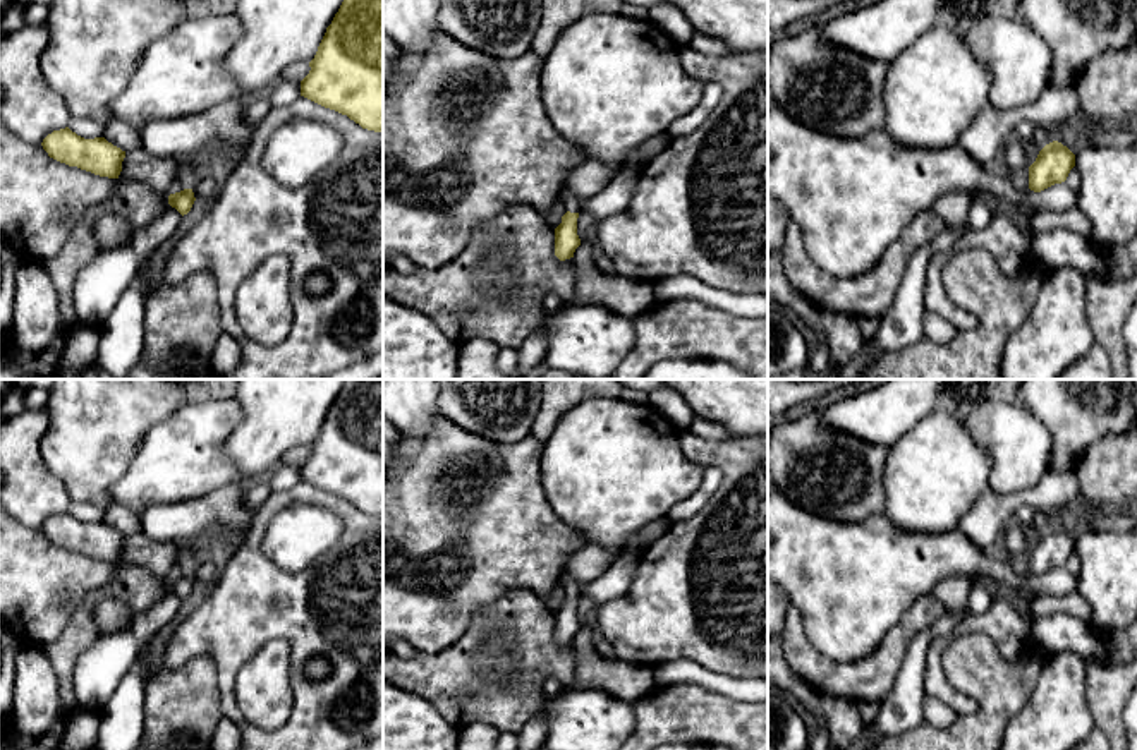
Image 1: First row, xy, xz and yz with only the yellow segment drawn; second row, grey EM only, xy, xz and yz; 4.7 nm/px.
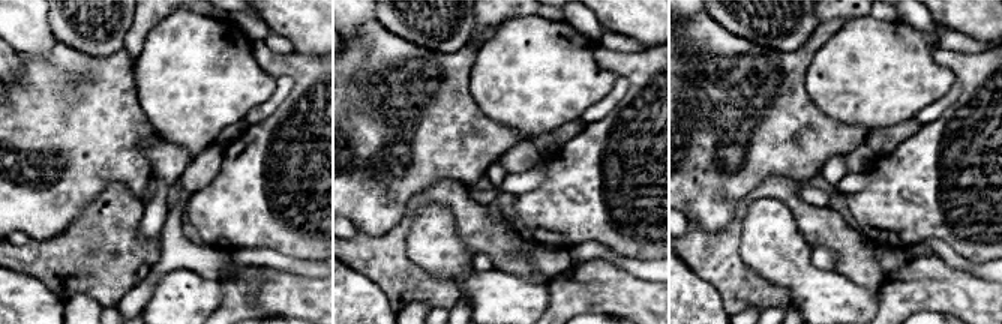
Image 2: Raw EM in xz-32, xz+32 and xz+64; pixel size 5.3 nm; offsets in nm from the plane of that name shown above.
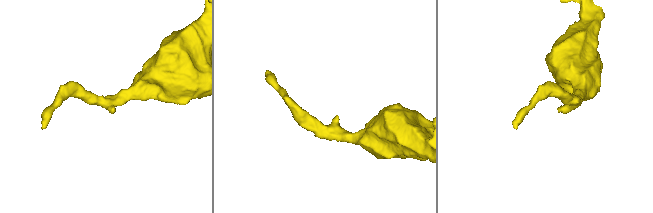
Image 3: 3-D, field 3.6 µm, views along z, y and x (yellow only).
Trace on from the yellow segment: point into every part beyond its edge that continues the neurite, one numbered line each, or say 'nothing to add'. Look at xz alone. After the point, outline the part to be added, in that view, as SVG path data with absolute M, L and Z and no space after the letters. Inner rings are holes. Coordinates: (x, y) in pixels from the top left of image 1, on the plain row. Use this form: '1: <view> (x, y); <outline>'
1: xz (569, 584); M563 573L560 578L560 584L567 590L567 596L579 597L581 587L577 585L577 582L570 575Z

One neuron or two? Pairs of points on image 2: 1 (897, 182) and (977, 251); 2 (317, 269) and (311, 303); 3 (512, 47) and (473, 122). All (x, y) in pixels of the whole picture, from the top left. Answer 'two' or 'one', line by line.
1: one
2: two
3: two

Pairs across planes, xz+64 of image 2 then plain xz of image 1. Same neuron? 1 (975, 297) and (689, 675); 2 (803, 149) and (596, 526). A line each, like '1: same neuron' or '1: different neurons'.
1: different neurons
2: different neurons

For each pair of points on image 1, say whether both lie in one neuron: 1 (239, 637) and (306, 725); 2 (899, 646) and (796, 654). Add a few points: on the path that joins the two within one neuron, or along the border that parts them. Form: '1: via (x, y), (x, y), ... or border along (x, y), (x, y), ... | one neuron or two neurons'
1: via (273, 632), (297, 644), (304, 690) | one neuron
2: via (873, 671), (821, 673) | one neuron

